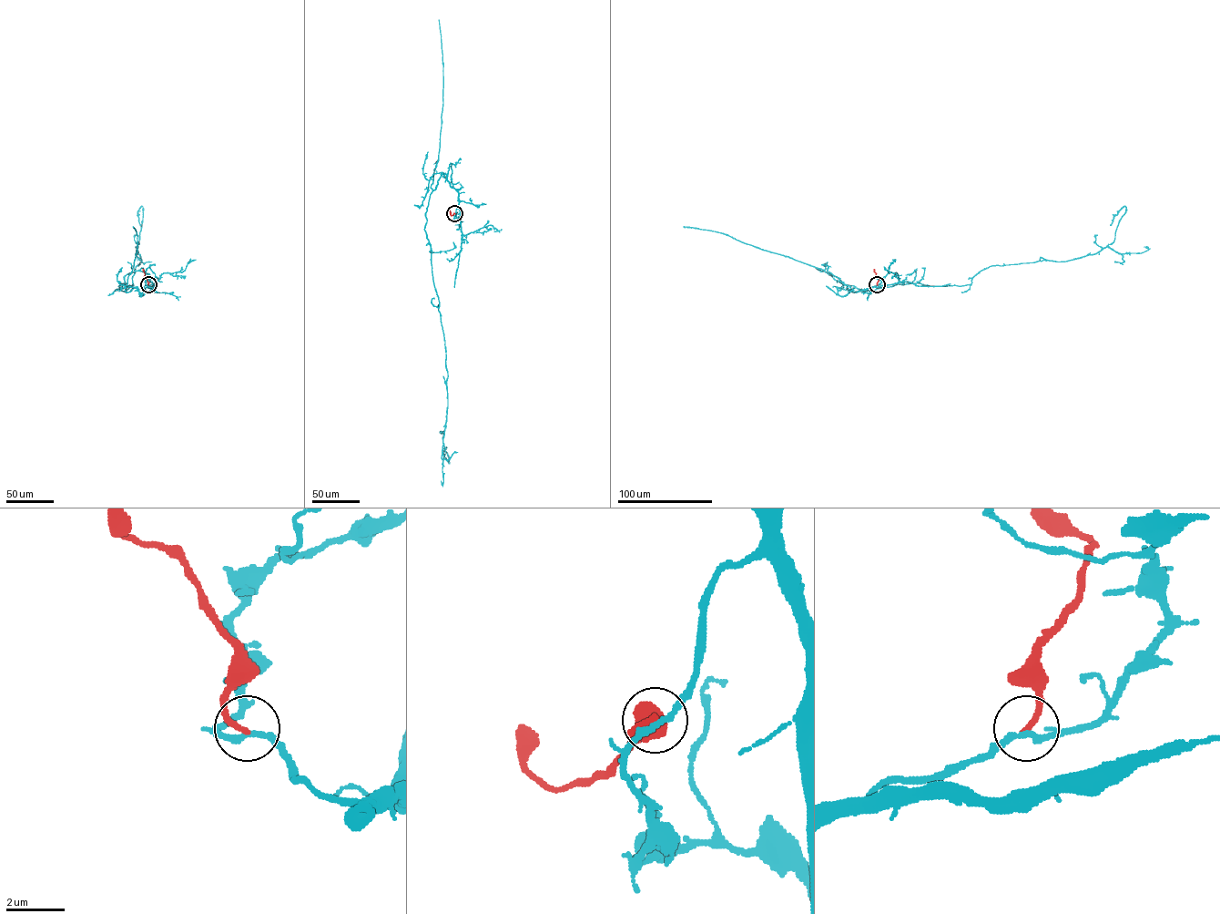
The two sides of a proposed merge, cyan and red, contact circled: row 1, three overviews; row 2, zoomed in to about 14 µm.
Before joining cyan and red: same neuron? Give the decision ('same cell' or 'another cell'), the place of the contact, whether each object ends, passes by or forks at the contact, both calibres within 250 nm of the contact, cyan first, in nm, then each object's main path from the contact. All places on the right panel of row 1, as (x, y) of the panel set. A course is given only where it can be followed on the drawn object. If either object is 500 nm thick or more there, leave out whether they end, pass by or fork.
another cell; place (877, 284); cyan passes by; red ends; calibres 200 and 190 nm; course cyan (877, 284), (844, 295), (838, 288), (970, 284), (992, 266), (1098, 252), (1113, 241), (1124, 206), (1110, 225); course red (877, 284), (879, 279), (874, 269)

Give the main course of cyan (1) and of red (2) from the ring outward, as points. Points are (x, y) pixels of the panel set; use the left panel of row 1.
1: (148, 284), (152, 291), (142, 295), (136, 288), (118, 286), (133, 285), (141, 261), (142, 206), (140, 225)
2: (148, 284), (142, 269)

